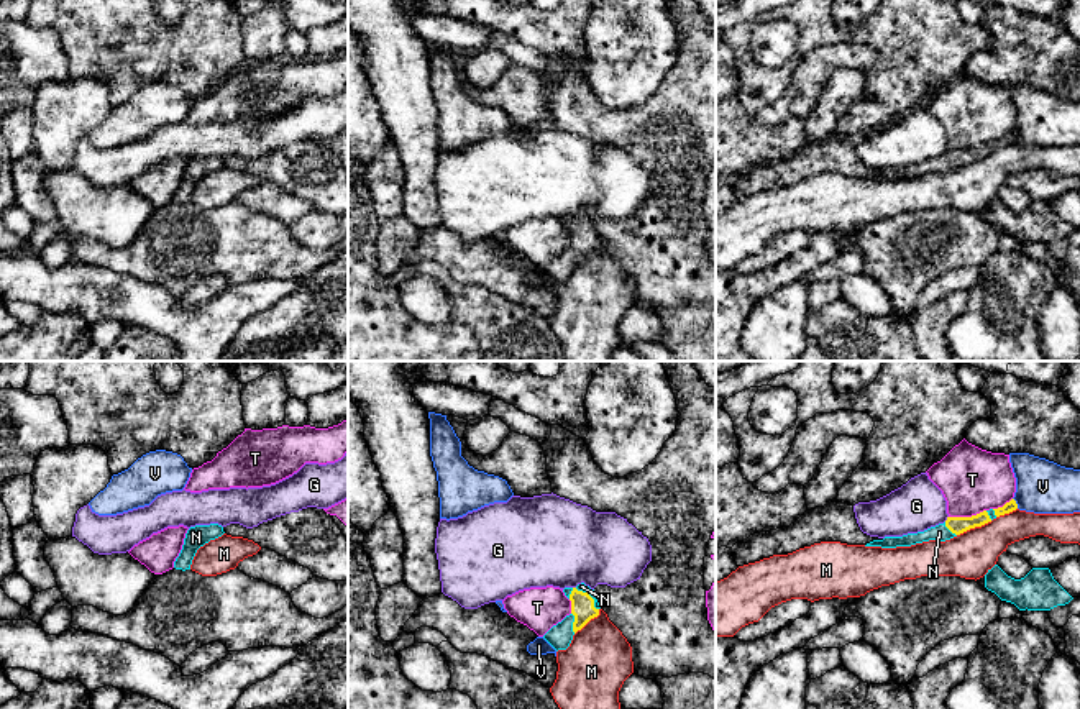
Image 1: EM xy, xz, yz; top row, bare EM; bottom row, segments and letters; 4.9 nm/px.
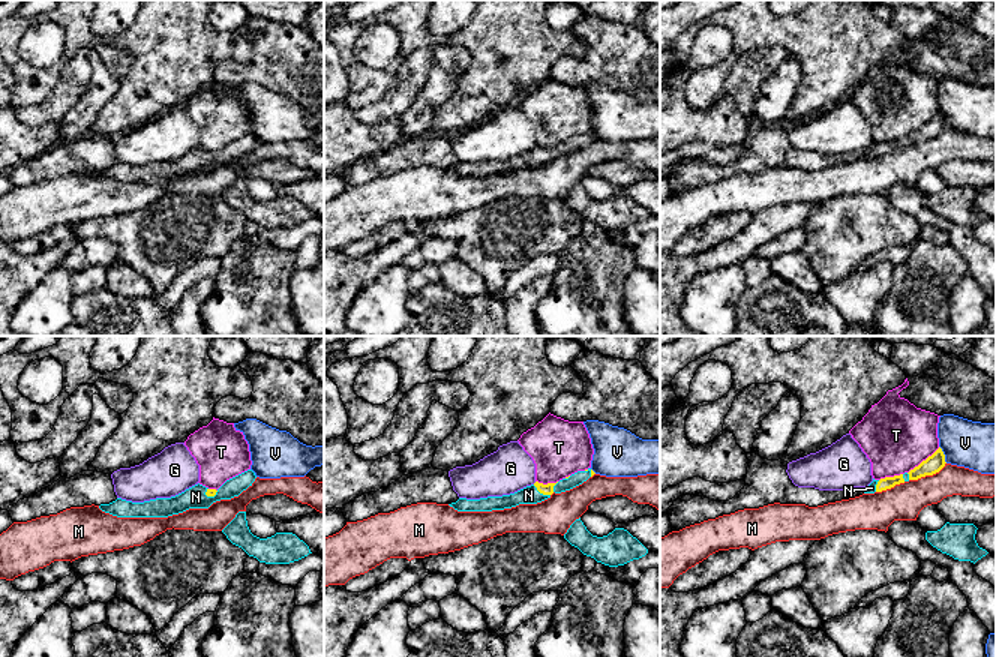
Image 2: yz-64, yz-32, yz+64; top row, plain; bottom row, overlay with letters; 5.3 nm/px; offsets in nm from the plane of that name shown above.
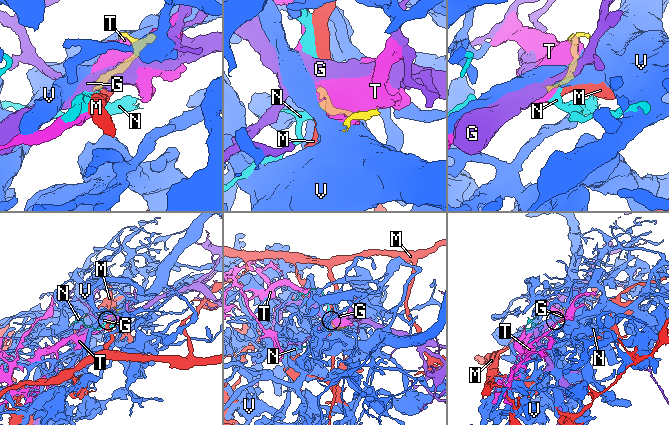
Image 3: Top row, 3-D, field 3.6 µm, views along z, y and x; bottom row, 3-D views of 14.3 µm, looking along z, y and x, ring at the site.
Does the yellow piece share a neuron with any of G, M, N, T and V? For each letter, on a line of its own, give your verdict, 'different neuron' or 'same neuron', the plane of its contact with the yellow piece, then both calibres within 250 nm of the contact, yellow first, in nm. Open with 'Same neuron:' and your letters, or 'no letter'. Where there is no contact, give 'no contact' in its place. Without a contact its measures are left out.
Same neuron: N
G: different neuron; meets yellow in yz; 90 nm thick on the yellow side, 240 nm on the other
M: different neuron; meets yellow in yz; 90 nm thick on the yellow side, 220 nm on the other
N: same neuron; meets yellow in xz; 120 nm thick on the yellow side, 40 nm on the other
T: different neuron; meets yellow in yz; 90 nm thick on the yellow side, 320 nm on the other
V: different neuron; meets yellow in yz; 50 nm thick on the yellow side, 260 nm on the other

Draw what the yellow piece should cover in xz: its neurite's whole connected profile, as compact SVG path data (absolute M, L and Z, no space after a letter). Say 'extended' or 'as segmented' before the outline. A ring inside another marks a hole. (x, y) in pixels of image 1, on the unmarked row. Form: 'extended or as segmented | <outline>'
extended | M584 215L578 217L576 220L565 220L563 225L571 233L571 246L543 268L543 271L556 284L566 282L573 272L573 268L581 263L591 251L597 249L601 241L594 228L594 222Z

